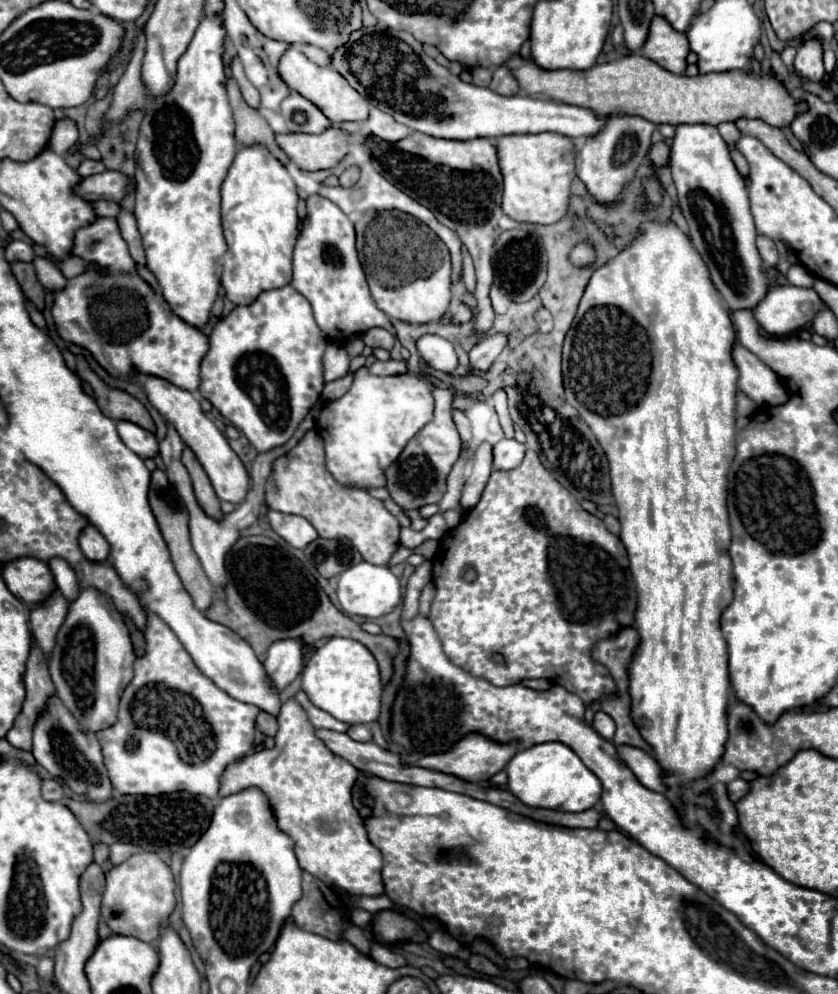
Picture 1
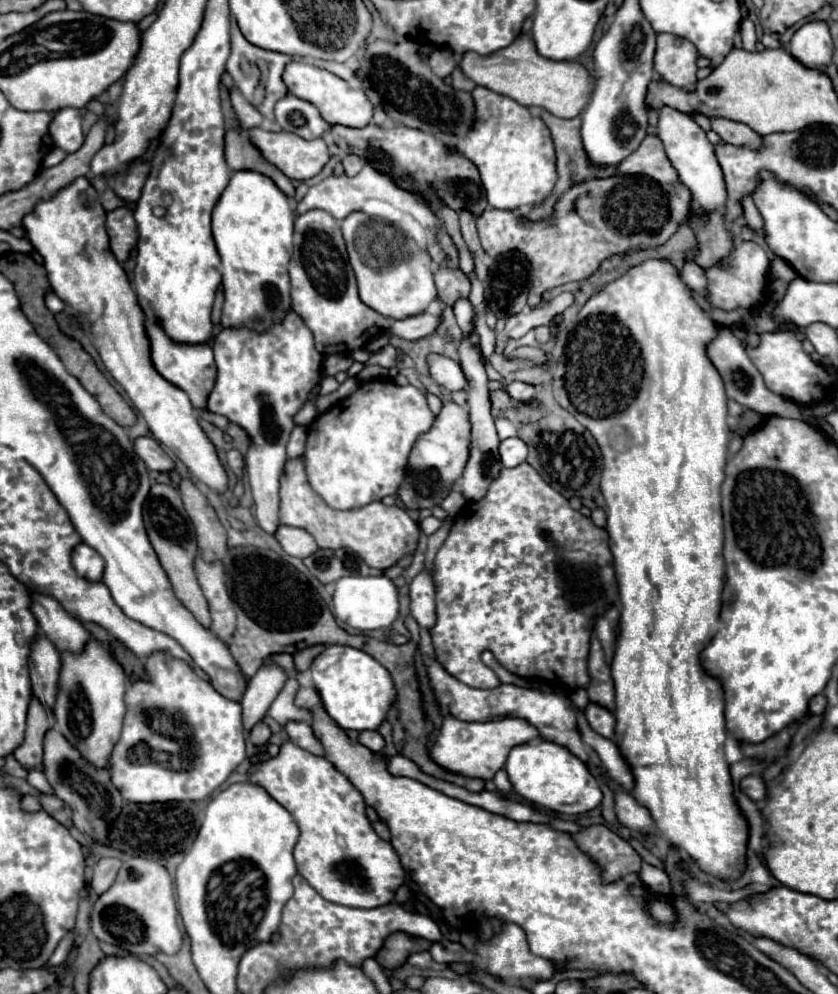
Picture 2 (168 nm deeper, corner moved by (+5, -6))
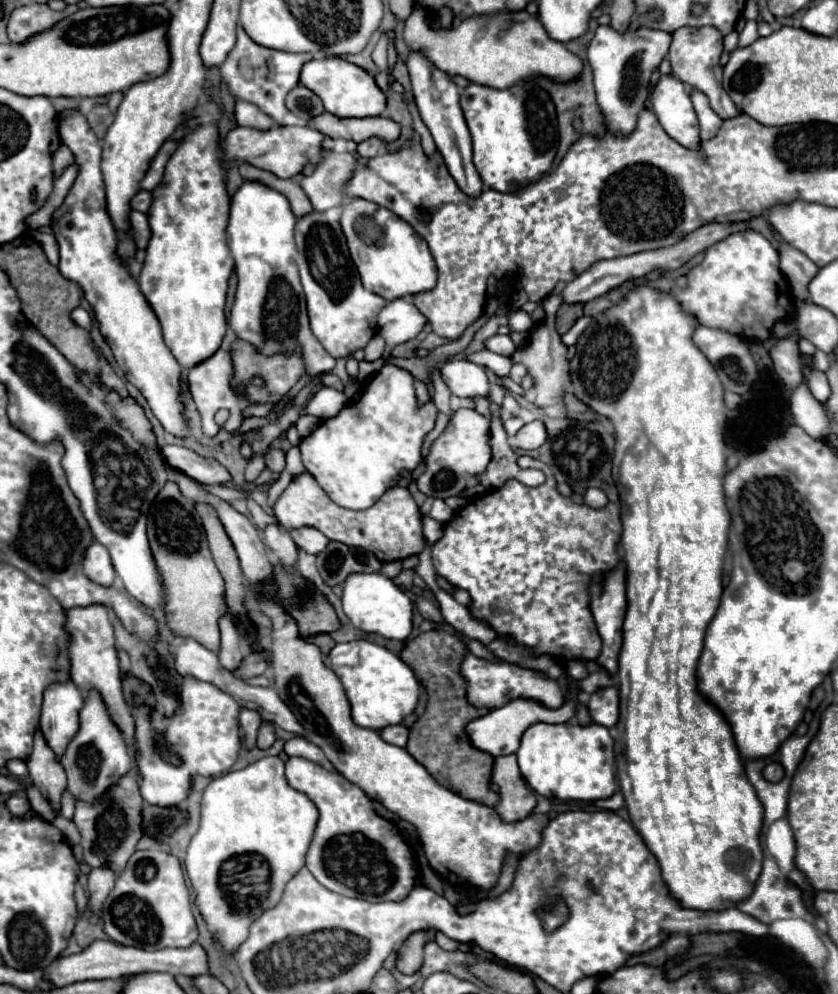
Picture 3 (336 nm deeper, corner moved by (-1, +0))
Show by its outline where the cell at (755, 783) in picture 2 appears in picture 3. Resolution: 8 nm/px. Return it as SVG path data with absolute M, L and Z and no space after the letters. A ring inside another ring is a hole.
M770 761L770 763L764 767L764 777L766 777L768 781L772 781L772 783L778 783L778 781L784 777L784 767L782 767L782 763Z

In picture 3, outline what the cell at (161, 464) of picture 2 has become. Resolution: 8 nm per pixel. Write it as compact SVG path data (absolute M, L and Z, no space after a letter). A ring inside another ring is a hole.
M164 445L162 453L166 457L166 461L184 471L186 475L190 475L192 479L206 483L206 485L224 485L228 481L232 481L228 469L218 463L212 457L202 457L198 453L194 453L188 447L180 447L180 445Z

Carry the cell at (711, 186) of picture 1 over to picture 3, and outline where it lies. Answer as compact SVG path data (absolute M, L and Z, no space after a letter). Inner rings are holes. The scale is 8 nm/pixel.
M660 75L650 91L652 111L664 131L684 147L698 147L698 119L688 95L688 87L674 75Z

